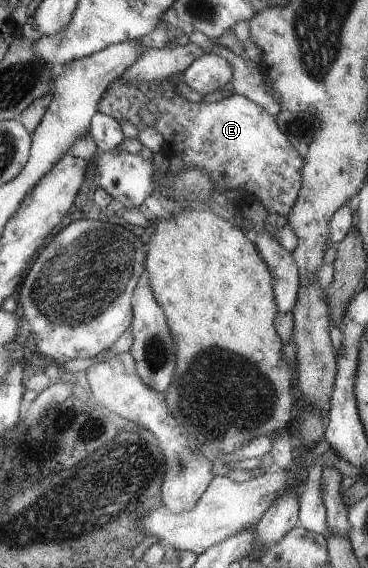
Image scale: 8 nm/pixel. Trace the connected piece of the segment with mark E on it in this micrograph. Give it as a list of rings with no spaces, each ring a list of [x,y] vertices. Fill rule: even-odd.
[[[182,74],[169,81],[130,82],[117,78],[103,92],[96,105],[96,111],[111,116],[120,123],[129,121],[138,130],[152,127],[163,136],[162,152],[165,157],[171,159],[179,155],[183,159],[184,167],[190,166],[203,170],[211,178],[214,189],[223,192],[223,195],[228,191],[237,191],[237,189],[245,191],[246,189],[249,195],[259,199],[269,214],[277,213],[277,215],[287,217],[301,189],[304,159],[279,129],[276,118],[260,105],[239,94],[210,103],[188,101],[177,91],[177,84],[180,81],[182,81]]]

